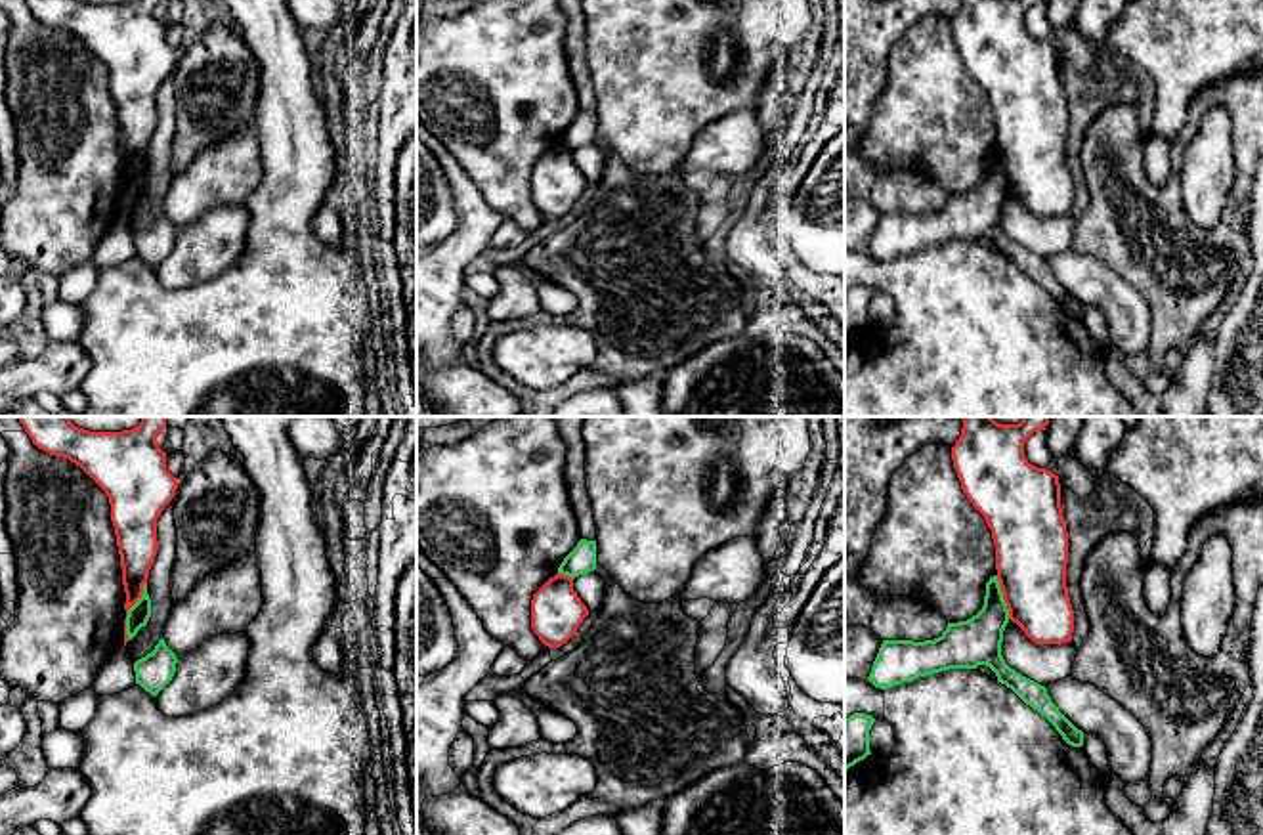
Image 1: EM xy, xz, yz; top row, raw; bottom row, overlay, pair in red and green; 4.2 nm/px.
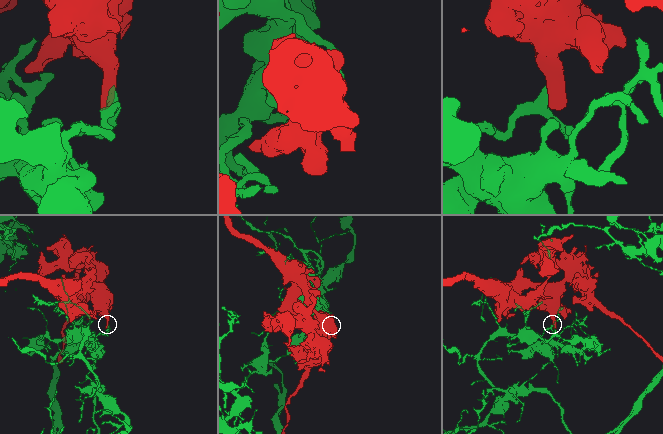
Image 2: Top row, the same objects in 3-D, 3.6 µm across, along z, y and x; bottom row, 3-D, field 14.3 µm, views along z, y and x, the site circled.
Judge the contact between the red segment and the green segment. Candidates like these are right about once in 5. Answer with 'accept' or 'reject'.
reject

